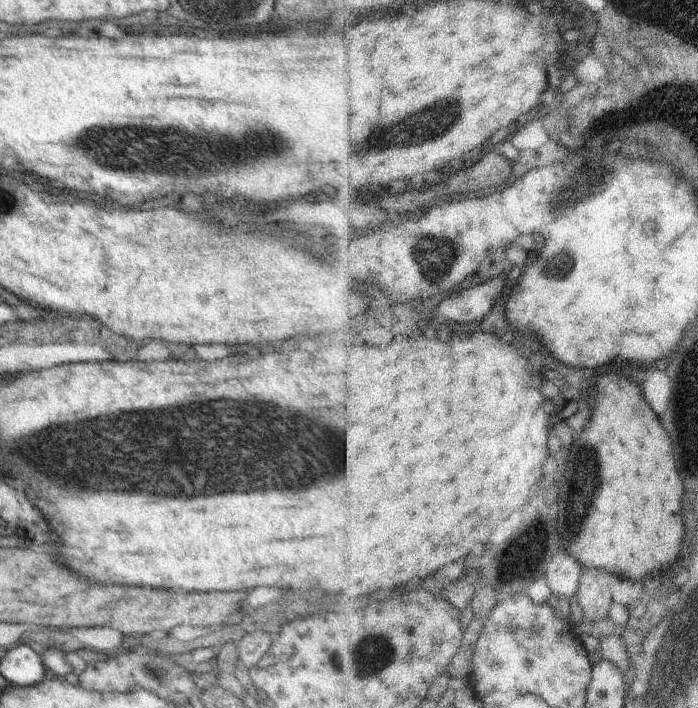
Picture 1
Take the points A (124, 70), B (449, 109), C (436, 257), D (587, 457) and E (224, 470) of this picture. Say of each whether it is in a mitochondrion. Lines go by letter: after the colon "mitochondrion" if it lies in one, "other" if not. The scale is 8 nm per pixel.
A: other
B: mitochondrion
C: mitochondrion
D: other
E: mitochondrion

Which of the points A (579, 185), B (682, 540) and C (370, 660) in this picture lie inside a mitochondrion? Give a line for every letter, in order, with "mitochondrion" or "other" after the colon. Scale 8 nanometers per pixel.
A: mitochondrion
B: other
C: mitochondrion

